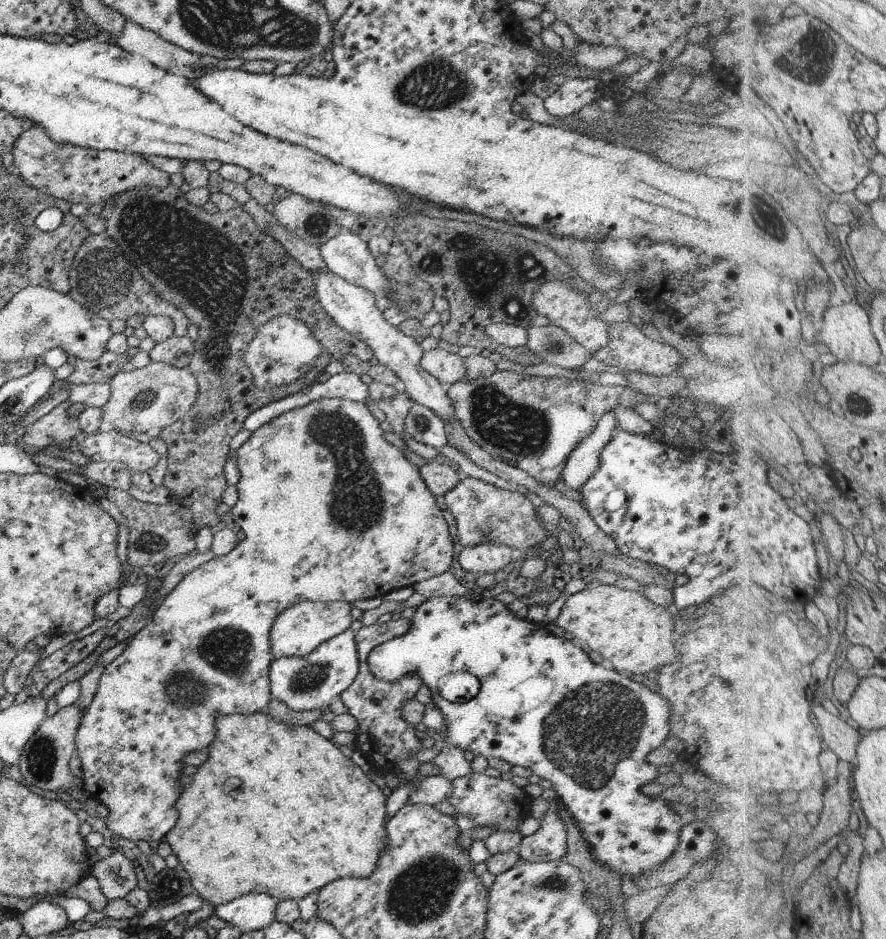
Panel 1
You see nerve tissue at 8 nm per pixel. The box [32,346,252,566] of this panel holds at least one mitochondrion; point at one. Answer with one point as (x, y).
(142, 399)

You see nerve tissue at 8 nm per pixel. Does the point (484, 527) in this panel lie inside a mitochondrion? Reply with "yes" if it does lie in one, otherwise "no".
yes

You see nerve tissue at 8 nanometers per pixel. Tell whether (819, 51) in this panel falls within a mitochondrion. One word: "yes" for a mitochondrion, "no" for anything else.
yes

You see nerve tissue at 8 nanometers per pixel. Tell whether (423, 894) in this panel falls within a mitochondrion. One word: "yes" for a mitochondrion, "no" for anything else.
yes

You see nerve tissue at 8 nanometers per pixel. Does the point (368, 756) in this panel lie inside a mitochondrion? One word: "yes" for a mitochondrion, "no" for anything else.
no

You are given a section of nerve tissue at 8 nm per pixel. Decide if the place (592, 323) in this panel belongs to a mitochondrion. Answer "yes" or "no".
no

